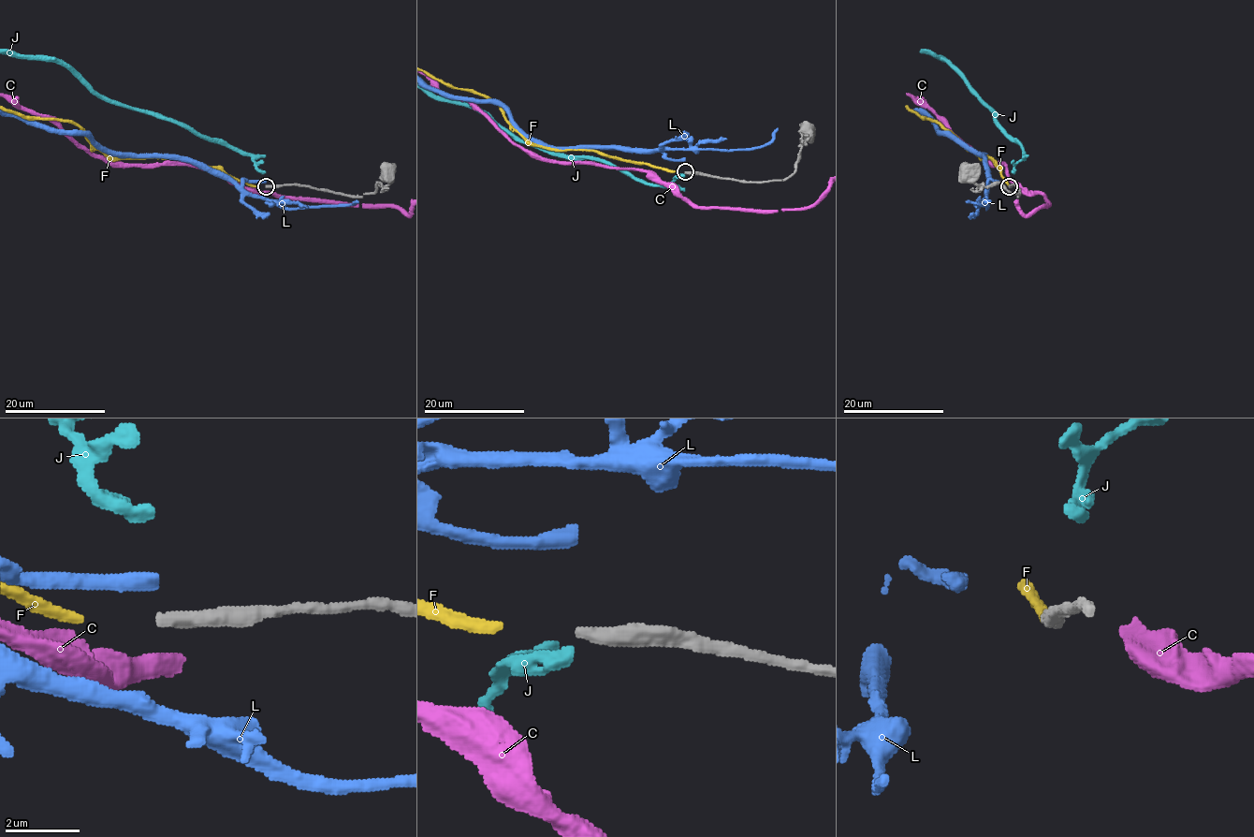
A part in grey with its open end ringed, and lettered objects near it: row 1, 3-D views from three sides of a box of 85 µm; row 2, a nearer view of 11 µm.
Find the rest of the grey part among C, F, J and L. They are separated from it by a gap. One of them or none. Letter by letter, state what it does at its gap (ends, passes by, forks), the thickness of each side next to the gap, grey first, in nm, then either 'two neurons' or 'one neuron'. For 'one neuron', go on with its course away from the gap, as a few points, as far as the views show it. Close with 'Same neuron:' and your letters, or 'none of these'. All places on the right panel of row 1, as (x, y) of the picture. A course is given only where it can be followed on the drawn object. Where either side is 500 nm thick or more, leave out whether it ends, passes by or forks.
C: calibres 360 and 700 nm; two neurons
F: it ends; calibres 360 and 300 nm; one neuron
J: it ends; calibres 360 and 420 nm; two neurons
L: it ends; calibres 360 and 480 nm; two neurons
Same neuron: F

